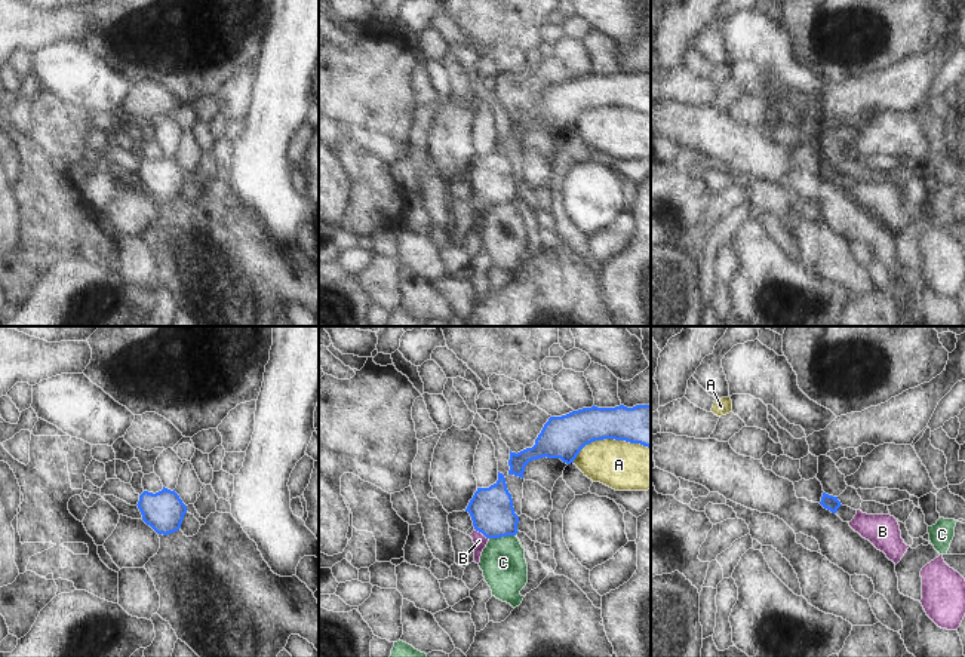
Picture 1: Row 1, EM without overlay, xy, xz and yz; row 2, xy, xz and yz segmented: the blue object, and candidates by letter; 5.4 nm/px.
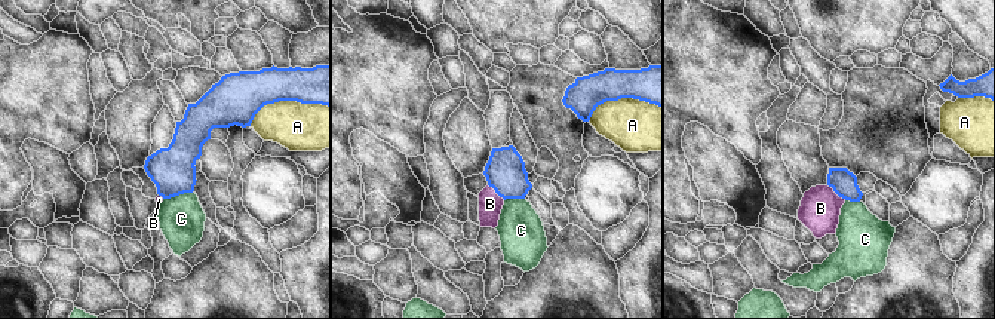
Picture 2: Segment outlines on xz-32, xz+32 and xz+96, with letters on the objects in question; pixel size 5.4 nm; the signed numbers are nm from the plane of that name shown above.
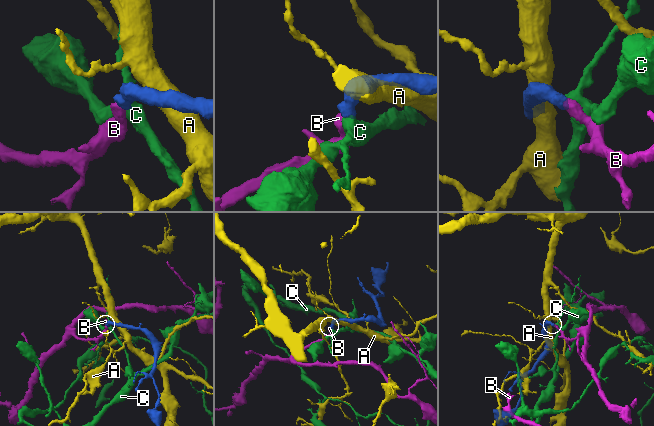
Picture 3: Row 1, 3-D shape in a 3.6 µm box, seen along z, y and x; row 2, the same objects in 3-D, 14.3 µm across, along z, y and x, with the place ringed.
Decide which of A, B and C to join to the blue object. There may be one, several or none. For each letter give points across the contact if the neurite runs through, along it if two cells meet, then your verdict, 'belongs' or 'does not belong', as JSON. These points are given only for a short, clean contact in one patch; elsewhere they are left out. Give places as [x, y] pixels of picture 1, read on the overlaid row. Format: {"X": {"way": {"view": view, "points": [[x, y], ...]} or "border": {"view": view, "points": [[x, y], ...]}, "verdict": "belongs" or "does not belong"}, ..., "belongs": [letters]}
{"A": {"verdict": "does not belong"}, "B": {"way": {"view": "xz", "points": [[491, 509], [491, 519], [482, 533], [479, 540]]}, "verdict": "belongs"}, "C": {"border": {"view": "xz", "points": [[515, 534], [489, 539]]}, "verdict": "does not belong"}, "belongs": ["B"]}

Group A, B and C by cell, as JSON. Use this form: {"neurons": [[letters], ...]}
{"neurons": [["A"], ["B"], ["C"]]}

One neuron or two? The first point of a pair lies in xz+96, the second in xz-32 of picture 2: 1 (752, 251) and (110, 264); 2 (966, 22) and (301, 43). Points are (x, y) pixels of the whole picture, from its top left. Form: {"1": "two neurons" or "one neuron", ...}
{"1": "two neurons", "2": "two neurons"}

